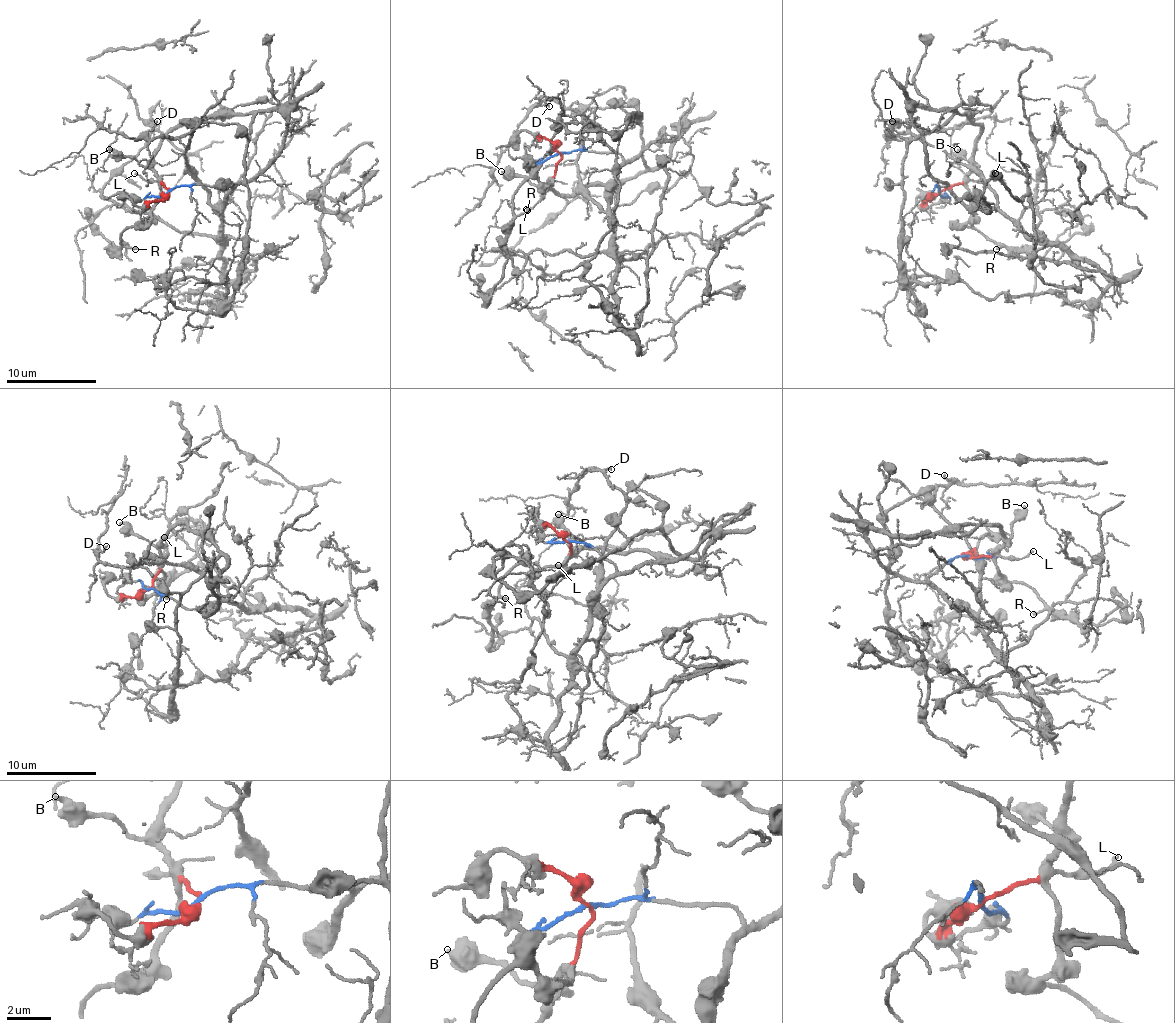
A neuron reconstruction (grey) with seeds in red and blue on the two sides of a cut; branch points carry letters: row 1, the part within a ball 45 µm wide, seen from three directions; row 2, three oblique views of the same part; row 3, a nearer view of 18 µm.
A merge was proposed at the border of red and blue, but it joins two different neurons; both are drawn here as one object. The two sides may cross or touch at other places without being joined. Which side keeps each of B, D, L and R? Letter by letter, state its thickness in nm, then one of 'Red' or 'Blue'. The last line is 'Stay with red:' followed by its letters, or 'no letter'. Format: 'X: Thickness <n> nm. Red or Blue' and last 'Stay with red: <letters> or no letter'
B: Thickness 300 nm. Red
D: Thickness 120 nm. Blue
L: Thickness 140 nm. Red
R: Thickness 200 nm. Red
Stay with red: B, L, R

